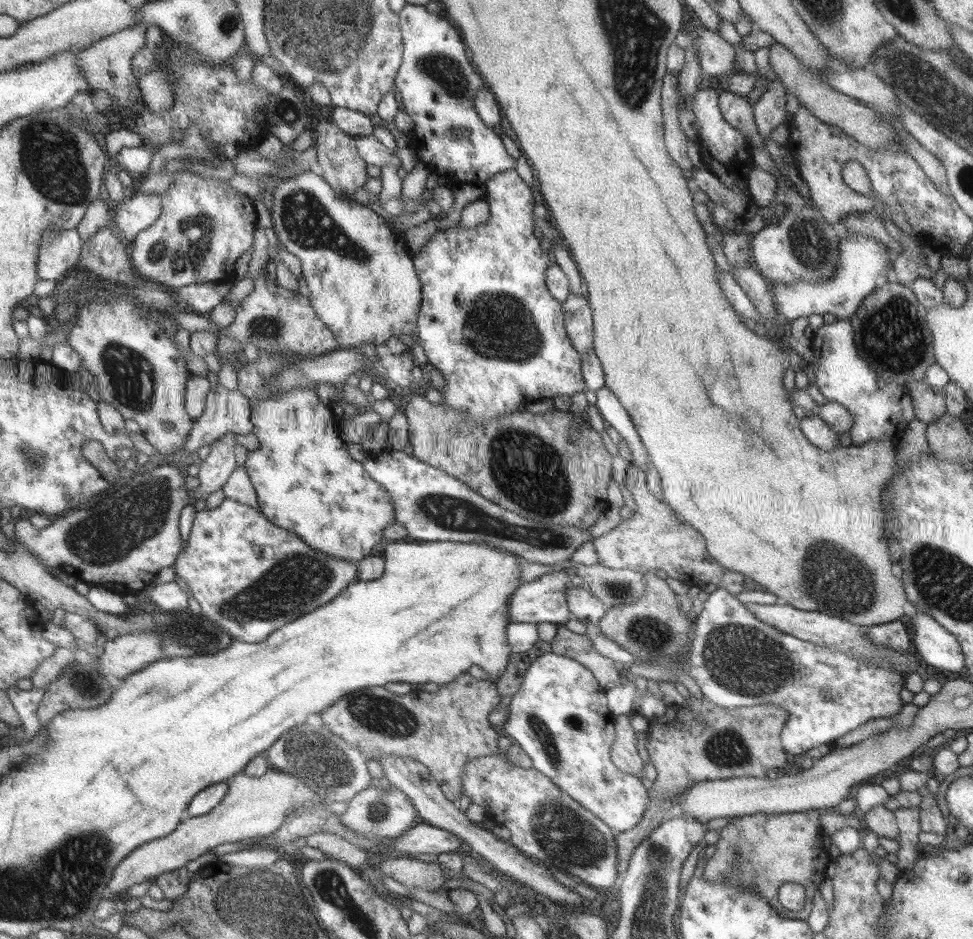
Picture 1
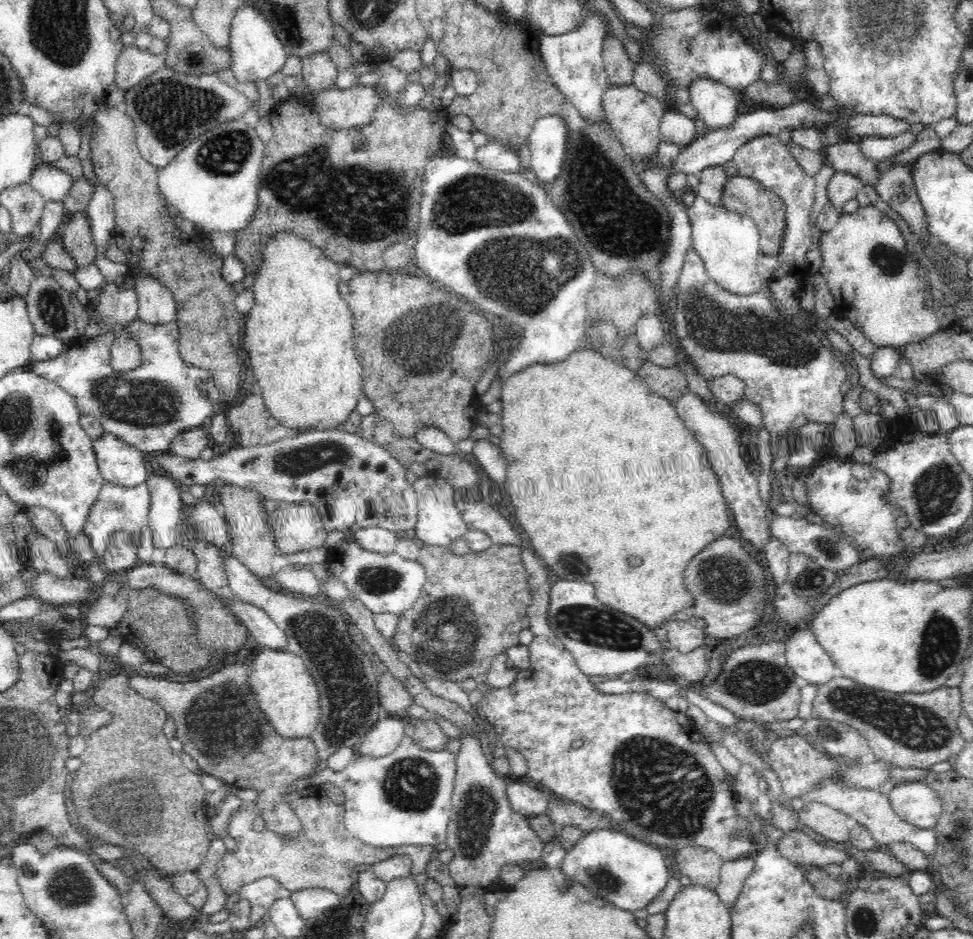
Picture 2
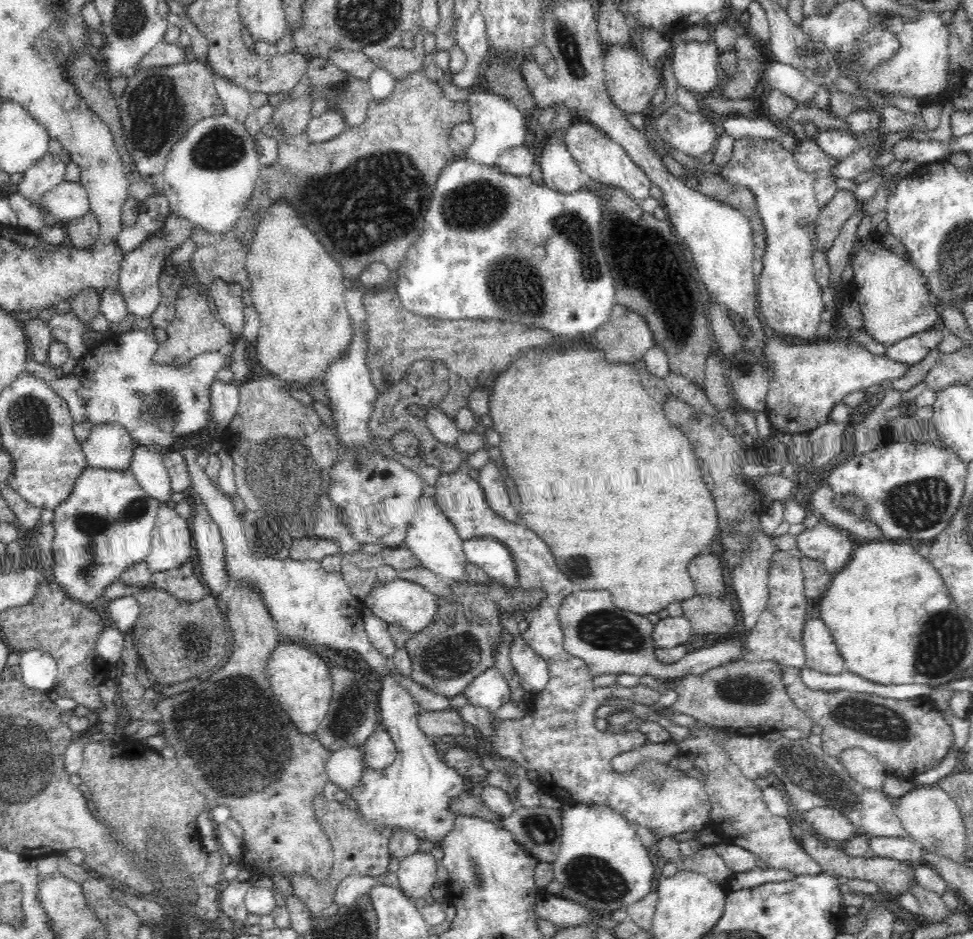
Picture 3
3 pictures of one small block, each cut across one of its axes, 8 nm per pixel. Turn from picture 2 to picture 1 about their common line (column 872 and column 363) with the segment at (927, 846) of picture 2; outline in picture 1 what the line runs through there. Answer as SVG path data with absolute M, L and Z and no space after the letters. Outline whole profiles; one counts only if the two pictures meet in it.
M377 783L363 790L362 793L356 794L352 802L349 802L347 811L339 817L343 826L348 830L353 830L356 835L366 837L366 839L376 837L384 840L402 837L406 830L419 821L419 813L404 791L394 786L390 787L390 790L385 790Z

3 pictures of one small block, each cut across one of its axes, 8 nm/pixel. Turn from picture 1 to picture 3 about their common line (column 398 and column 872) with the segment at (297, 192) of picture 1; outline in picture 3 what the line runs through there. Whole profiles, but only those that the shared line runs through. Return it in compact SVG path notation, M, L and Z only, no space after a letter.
M872 238L872 246L868 244L868 246L860 248L858 256L854 258L854 278L851 279L852 284L854 284L852 288L856 288L856 290L850 290L849 292L852 294L852 298L856 298L863 313L865 319L864 329L880 344L885 346L896 344L896 342L900 342L904 338L938 327L938 324L941 323L939 309L935 306L935 301L928 293L927 281L921 275L921 272L908 264L908 260L902 260L894 252L886 250L880 240Z

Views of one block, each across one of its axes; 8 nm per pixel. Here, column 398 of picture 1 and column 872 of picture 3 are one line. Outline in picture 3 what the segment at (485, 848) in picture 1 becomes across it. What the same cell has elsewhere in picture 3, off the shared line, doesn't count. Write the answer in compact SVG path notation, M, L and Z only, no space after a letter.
M850 748L838 754L838 760L850 773L850 776L864 787L879 791L884 786L888 772L884 765L866 750Z

